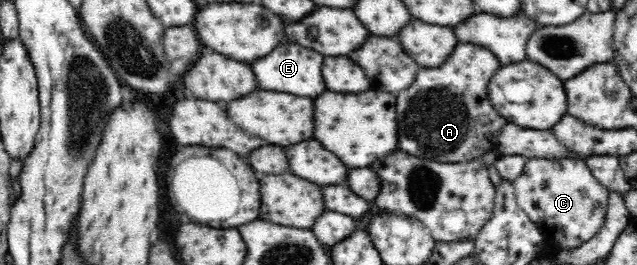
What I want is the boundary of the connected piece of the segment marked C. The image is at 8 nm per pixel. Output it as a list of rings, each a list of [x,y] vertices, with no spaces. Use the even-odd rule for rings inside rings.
[[[528,158],[522,175],[513,182],[517,204],[559,247],[577,248],[590,241],[607,217],[610,190],[590,172],[583,159]]]

